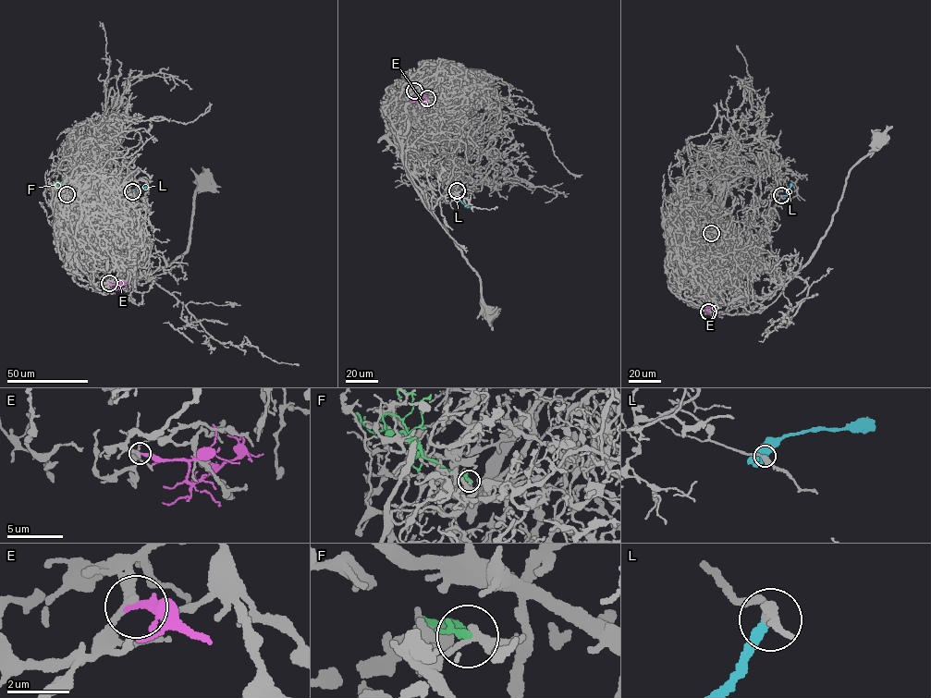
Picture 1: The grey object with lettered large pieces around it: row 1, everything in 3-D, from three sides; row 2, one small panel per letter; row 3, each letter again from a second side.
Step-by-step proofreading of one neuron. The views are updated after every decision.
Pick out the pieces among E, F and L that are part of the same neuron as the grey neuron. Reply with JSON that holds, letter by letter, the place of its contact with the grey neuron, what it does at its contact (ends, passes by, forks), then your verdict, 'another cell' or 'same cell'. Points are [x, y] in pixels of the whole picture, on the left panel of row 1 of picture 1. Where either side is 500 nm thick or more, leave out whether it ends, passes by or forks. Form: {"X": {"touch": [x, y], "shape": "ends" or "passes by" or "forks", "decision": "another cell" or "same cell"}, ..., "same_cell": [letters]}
{"E": {"touch": [109, 283], "shape": "ends", "decision": "another cell"}, "F": {"touch": [67, 194], "shape": "ends", "decision": "another cell"}, "L": {"touch": [132, 191], "shape": "ends", "decision": "another cell"}, "same_cell": []}

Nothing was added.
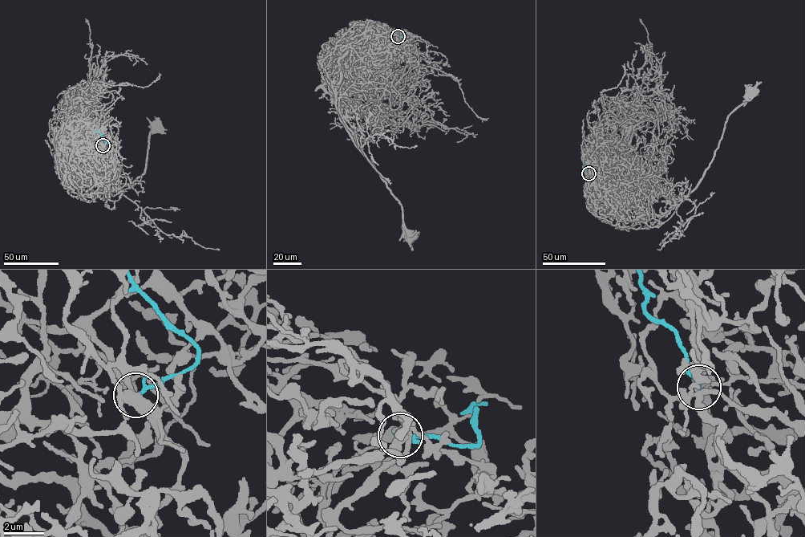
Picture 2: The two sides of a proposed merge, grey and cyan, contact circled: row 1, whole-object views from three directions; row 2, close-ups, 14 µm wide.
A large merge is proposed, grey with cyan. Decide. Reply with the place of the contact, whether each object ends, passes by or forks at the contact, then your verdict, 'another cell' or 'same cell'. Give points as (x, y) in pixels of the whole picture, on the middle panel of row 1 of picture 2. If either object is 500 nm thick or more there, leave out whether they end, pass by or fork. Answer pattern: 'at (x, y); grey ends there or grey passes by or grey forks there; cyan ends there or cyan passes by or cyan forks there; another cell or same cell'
at (398, 36); grey forks there; cyan ends there; another cell

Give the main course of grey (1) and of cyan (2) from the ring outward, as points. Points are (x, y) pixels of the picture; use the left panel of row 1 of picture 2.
1: (103, 144), (86, 190), (98, 195), (101, 188), (123, 186), (143, 173), (150, 133), (157, 124)
2: (103, 145), (106, 143), (95, 130)

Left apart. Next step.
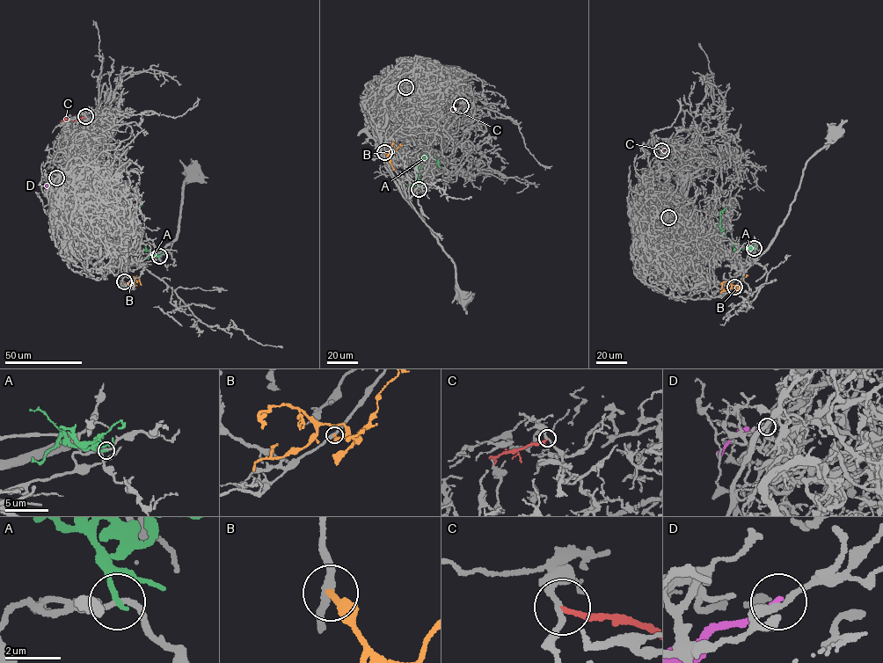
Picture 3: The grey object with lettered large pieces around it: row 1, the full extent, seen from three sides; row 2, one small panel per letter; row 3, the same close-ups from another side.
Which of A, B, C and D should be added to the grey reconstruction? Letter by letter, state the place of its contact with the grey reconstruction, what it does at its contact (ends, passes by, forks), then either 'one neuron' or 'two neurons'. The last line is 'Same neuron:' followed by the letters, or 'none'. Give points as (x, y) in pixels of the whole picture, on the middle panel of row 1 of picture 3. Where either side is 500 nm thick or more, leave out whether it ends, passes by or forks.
A: contact (419, 189); it ends; one neuron
B: contact (384, 152); it ends; one neuron
C: contact (461, 105); it ends; two neurons
D: contact (405, 87); it ends; two neurons
Same neuron: A, B

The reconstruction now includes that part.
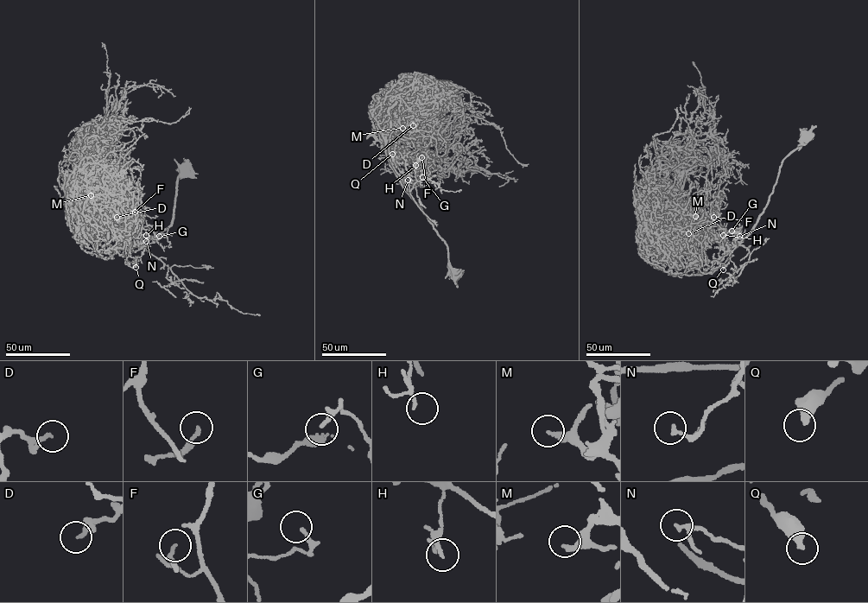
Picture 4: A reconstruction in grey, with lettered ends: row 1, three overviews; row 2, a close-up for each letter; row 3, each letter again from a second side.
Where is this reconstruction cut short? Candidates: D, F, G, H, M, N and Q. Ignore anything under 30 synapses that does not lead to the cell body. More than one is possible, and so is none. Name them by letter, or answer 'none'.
D, M, Q

